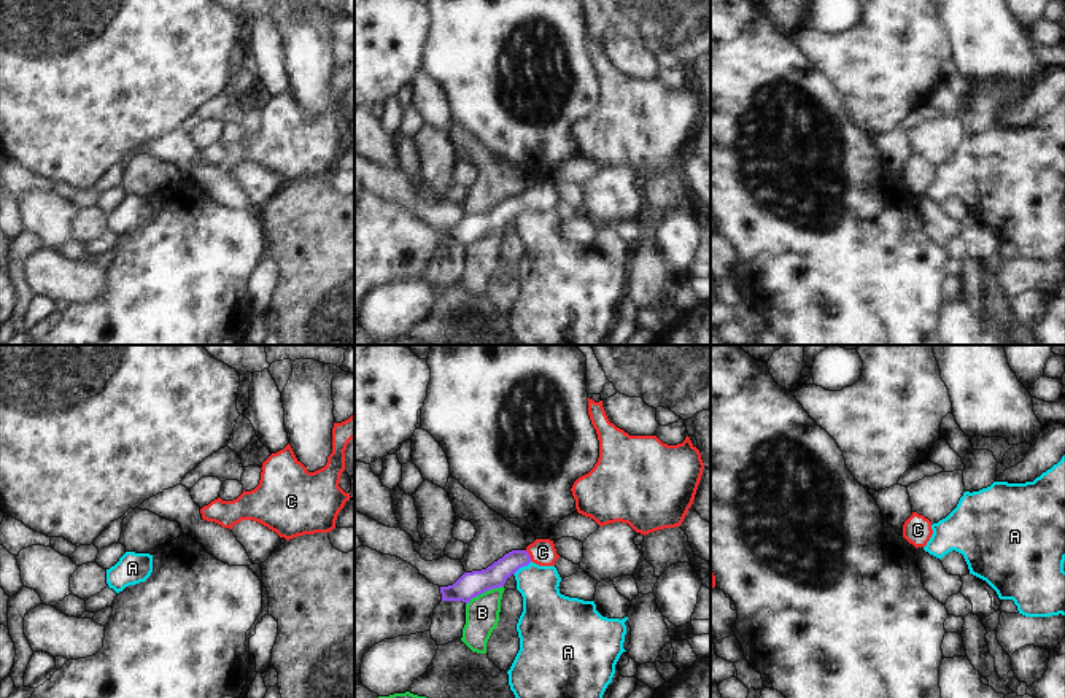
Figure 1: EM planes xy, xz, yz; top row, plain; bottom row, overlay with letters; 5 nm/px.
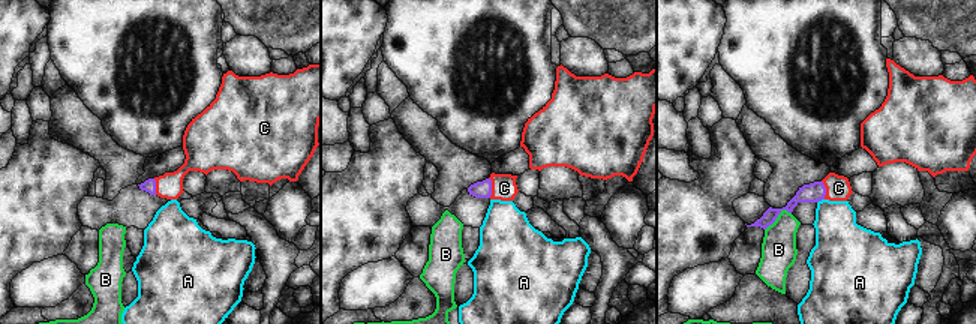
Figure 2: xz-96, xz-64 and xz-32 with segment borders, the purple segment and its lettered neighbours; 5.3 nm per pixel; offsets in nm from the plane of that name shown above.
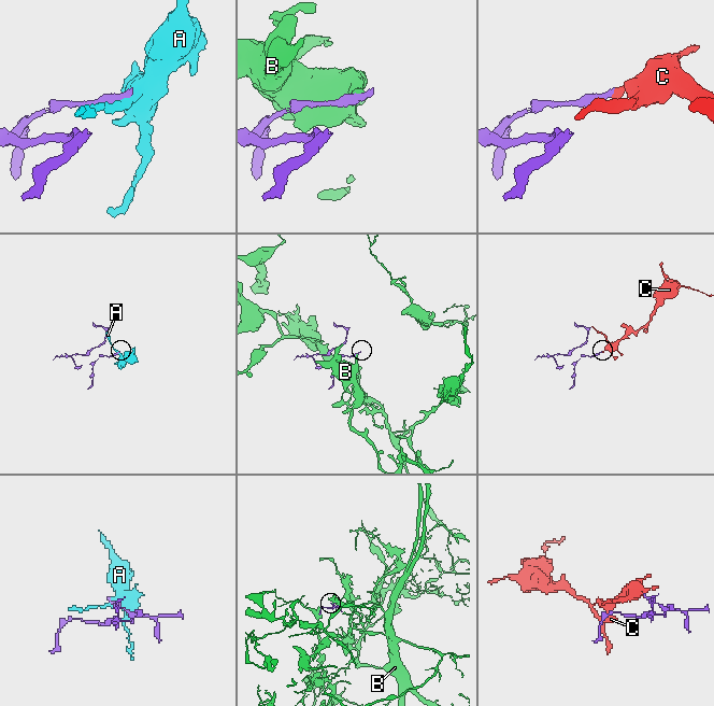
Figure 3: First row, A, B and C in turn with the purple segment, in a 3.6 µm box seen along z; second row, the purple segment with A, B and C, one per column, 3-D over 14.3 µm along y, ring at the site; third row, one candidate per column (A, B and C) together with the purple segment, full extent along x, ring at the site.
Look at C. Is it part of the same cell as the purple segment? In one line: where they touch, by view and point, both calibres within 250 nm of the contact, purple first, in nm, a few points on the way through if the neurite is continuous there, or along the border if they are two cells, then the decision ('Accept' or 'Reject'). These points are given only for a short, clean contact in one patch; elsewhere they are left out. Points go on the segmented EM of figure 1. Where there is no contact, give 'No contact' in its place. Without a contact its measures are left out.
Touches purple at xz (528, 555). Thickness 120 nm (purple) against 140 nm. Path across: xz (495, 576), (514, 560), (528, 555), (542, 552). Accept.

